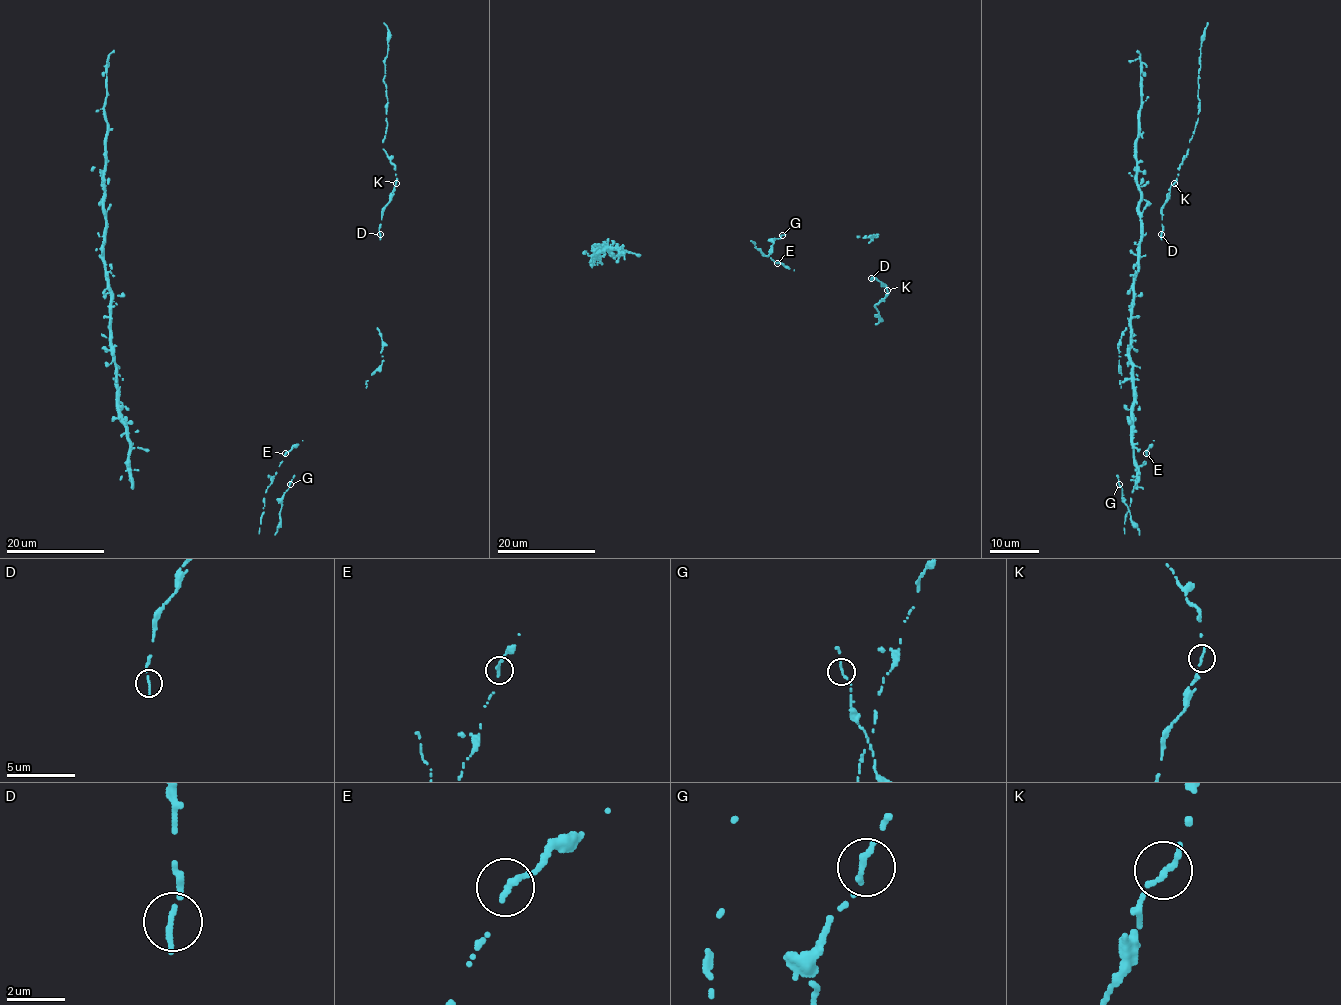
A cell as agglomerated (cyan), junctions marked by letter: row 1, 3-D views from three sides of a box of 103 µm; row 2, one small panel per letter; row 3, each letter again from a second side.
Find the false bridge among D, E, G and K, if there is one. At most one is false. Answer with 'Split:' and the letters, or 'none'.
Split: none

